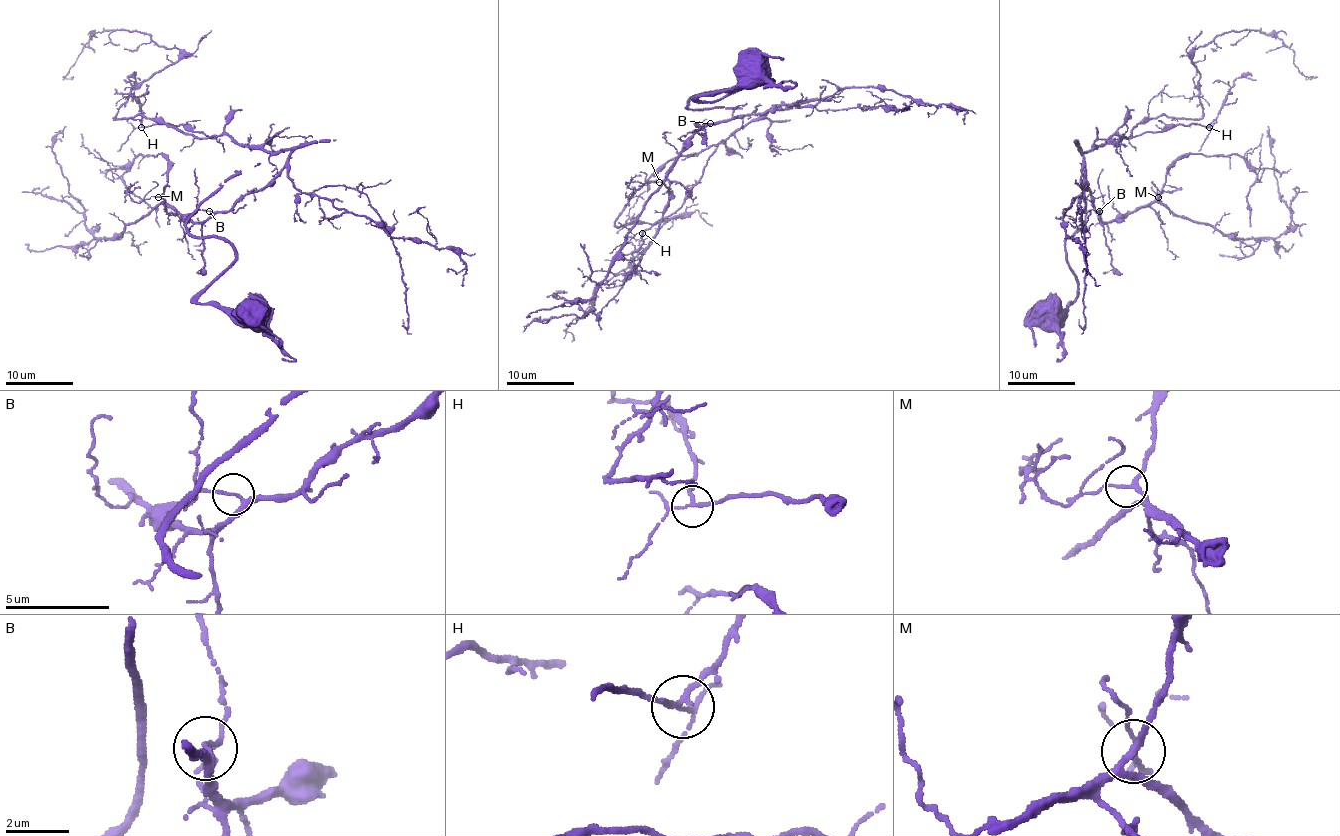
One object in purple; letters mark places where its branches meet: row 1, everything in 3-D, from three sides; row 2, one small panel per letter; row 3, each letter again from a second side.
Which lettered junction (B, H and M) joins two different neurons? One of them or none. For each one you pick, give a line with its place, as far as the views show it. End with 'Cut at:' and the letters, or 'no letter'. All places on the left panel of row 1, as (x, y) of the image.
Cut at: no letter

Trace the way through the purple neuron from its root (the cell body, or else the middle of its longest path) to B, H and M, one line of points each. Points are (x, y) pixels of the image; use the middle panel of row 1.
B: (756, 72), (741, 87), (698, 97), (720, 100), (735, 90), (690, 99), (693, 121), (710, 123)
H: (756, 72), (698, 97), (720, 100), (735, 90), (695, 94), (693, 121), (790, 107), (737, 128), (642, 233)
M: (756, 72), (741, 87), (698, 97), (720, 100), (735, 90), (690, 99), (693, 121), (712, 124), (659, 182)

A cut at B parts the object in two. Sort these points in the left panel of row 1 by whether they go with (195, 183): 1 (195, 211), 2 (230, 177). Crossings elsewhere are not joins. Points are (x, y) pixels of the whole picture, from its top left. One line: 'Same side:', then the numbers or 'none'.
Same side: 1, 2

